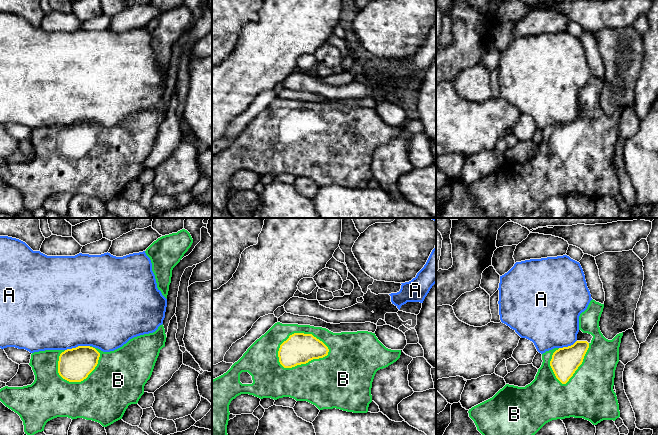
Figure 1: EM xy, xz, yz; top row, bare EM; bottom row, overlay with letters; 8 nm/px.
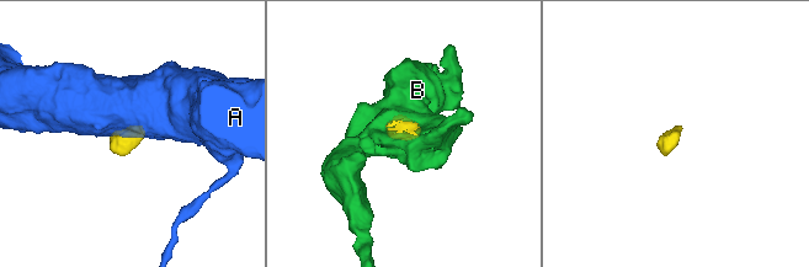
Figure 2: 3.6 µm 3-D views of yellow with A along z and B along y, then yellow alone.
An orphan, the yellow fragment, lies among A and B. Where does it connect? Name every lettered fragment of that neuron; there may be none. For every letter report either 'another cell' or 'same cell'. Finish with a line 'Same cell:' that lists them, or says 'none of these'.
A: another cell
B: same cell
Same cell: B

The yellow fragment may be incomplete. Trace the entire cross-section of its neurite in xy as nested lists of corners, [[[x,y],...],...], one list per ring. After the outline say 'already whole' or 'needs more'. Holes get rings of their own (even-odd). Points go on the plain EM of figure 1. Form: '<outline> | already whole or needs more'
[[[162,100],[155,108],[134,113],[122,123],[110,128],[103,128],[92,122],[34,128],[29,139],[35,151],[34,158],[23,163],[1,164],[0,177],[20,192],[24,208],[29,212],[44,207],[46,199],[57,193],[68,193],[72,196],[83,194],[107,203],[122,195],[128,182],[137,180],[144,170],[144,162],[152,151],[160,126],[165,123],[166,114]]] | needs more

